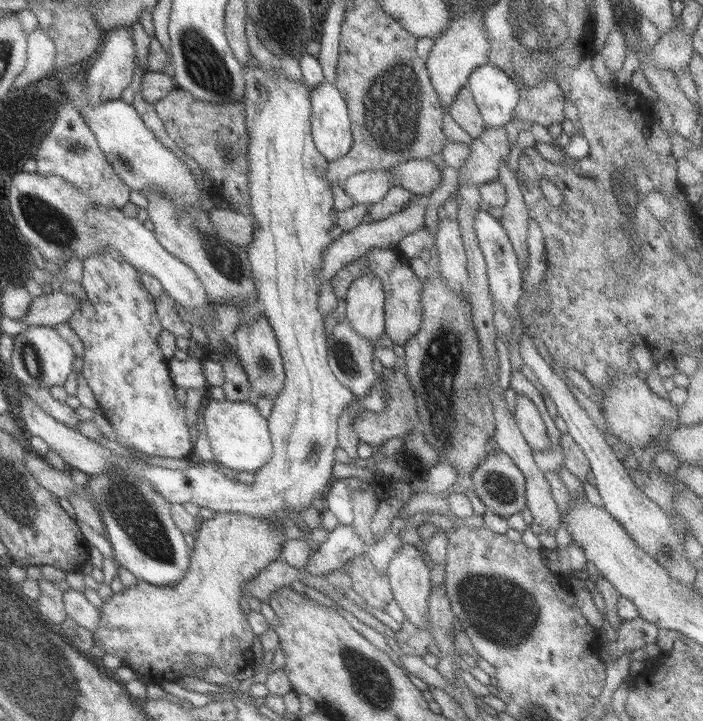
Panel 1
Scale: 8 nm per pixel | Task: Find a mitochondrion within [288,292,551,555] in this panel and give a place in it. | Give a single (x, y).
(344, 357)

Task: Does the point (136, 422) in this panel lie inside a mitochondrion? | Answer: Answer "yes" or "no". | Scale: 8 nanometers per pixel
no

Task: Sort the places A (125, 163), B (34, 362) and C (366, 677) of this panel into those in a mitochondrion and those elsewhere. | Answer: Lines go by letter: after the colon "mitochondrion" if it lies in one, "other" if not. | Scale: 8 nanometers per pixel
A: mitochondrion
B: mitochondrion
C: mitochondrion

